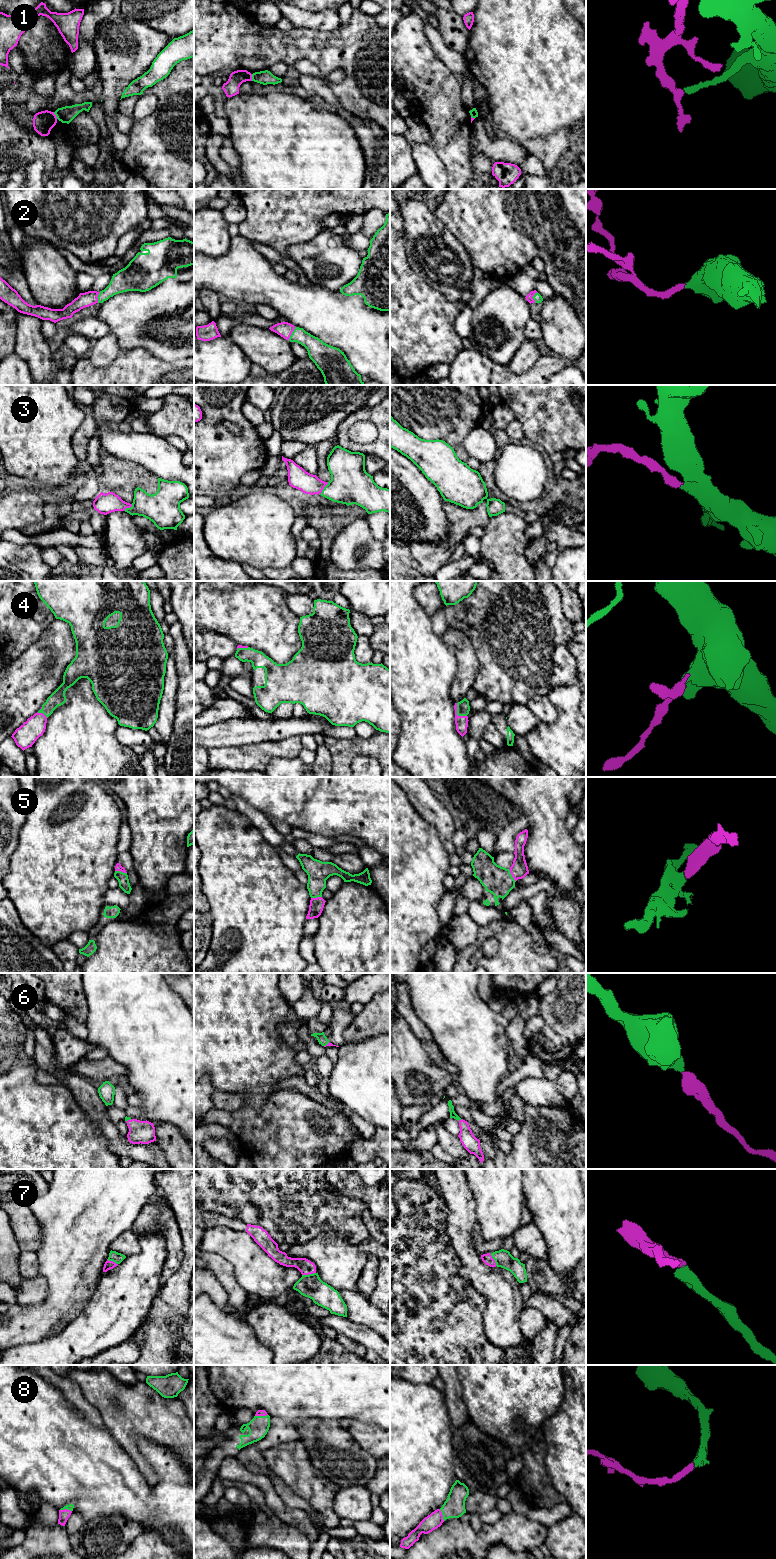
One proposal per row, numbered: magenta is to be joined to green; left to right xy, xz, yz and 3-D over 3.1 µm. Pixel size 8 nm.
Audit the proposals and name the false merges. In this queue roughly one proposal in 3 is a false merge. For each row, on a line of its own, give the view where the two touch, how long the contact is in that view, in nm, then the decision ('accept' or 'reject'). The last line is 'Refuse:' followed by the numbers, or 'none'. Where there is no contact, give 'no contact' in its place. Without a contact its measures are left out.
1: xy | 70 nm | reject
2: xz | 130 nm | accept
3: xz | 130 nm | accept
4: yz | 140 nm | accept
5: yz | 120 nm | accept
6: yz | 30 nm | accept
7: xz | 110 nm | accept
8: xz | 110 nm | accept
Refuse: 1

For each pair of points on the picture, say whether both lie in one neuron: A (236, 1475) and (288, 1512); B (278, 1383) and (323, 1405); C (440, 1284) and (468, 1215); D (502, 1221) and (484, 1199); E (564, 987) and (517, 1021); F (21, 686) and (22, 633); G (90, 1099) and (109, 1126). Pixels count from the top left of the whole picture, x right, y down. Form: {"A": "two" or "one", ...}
{"A": "one", "B": "one", "C": "two", "D": "one", "E": "two", "F": "two", "G": "one"}

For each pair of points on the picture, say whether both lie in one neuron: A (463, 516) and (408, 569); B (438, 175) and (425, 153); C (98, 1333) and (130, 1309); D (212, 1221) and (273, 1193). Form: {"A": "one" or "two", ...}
{"A": "one", "B": "one", "C": "one", "D": "two"}

